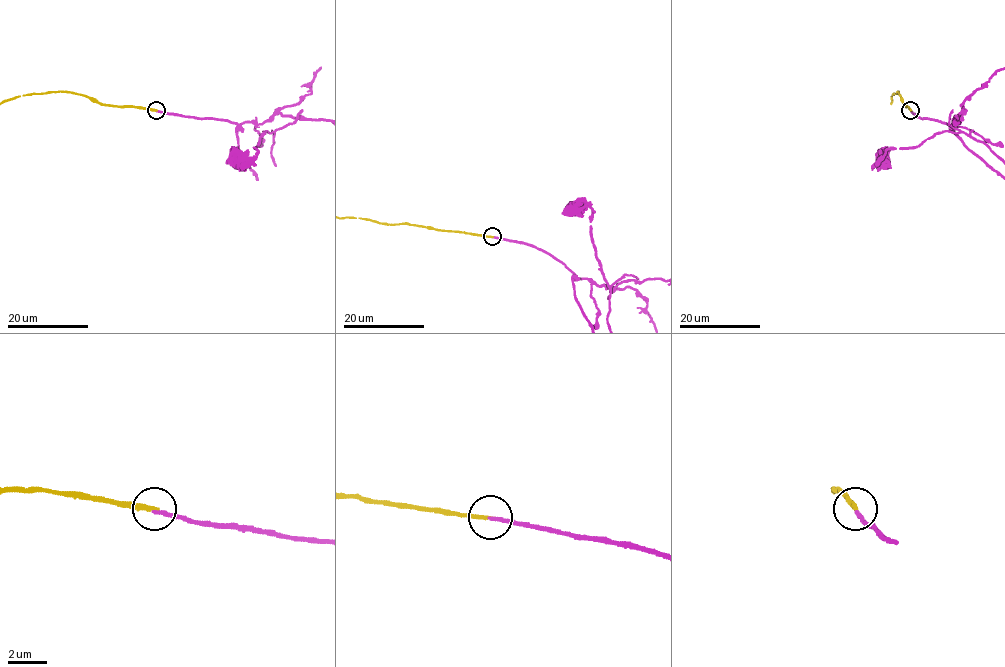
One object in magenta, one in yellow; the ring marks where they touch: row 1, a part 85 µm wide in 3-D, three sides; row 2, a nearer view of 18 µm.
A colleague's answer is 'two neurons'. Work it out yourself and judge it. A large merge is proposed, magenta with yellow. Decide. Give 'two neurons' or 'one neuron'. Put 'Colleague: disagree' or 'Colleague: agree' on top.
Colleague: disagree
one neuron

